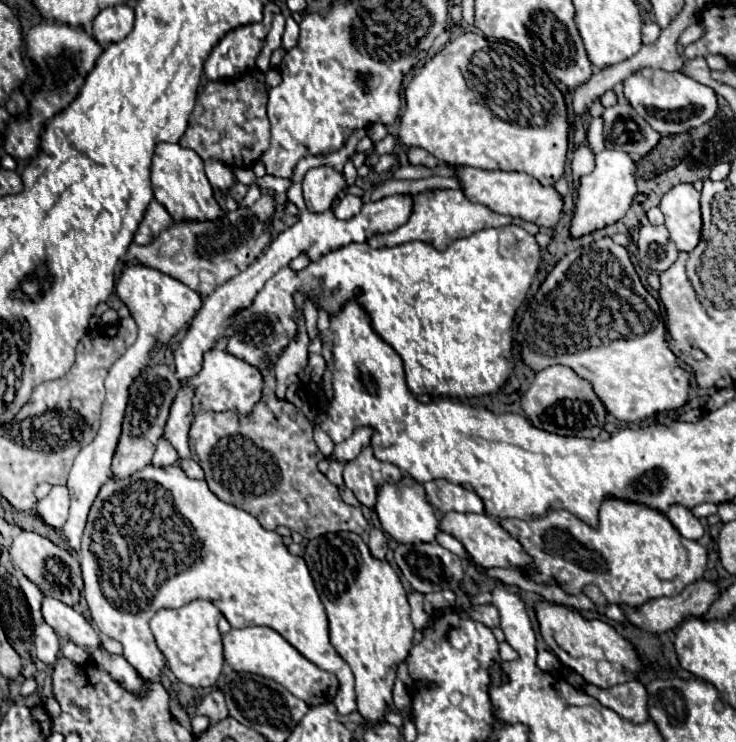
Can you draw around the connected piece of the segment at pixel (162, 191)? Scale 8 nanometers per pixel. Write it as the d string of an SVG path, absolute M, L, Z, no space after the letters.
M157 144L151 164L151 184L155 198L167 208L173 220L215 220L223 214L203 172L203 160L189 148L179 144Z

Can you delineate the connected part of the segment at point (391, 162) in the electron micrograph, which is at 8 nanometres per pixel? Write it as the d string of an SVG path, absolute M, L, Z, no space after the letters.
M383 154L383 156L379 156L379 162L375 164L375 170L377 172L389 172L397 162L399 162L399 156L395 156L395 154Z

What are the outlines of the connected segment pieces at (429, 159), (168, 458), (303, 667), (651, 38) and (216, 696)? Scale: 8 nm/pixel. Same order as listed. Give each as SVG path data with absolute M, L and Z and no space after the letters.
M411 148L411 150L409 150L409 162L411 162L411 164L425 164L425 166L443 164L443 162L437 162L429 152L425 152L425 150L421 150L421 148Z
M161 436L157 442L157 450L153 456L153 464L155 466L169 466L169 464L177 464L179 462L179 454L175 452L175 448L171 448L171 442Z
M247 626L247 628L233 628L223 636L225 648L225 662L237 672L251 672L265 678L273 678L275 682L283 684L291 694L301 698L307 706L317 706L331 702L339 688L339 680L335 674L321 670L305 656L301 656L281 634L267 626Z
M655 22L643 24L643 44L653 44L659 38L659 26Z
M219 690L207 694L197 706L195 706L195 714L197 716L207 716L211 720L211 724L221 722L227 718L227 706L223 700L223 694Z

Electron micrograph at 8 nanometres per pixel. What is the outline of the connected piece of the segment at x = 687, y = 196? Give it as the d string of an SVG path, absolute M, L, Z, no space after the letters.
M693 184L673 186L659 204L665 216L665 228L679 250L691 252L701 238L701 210L699 192Z

